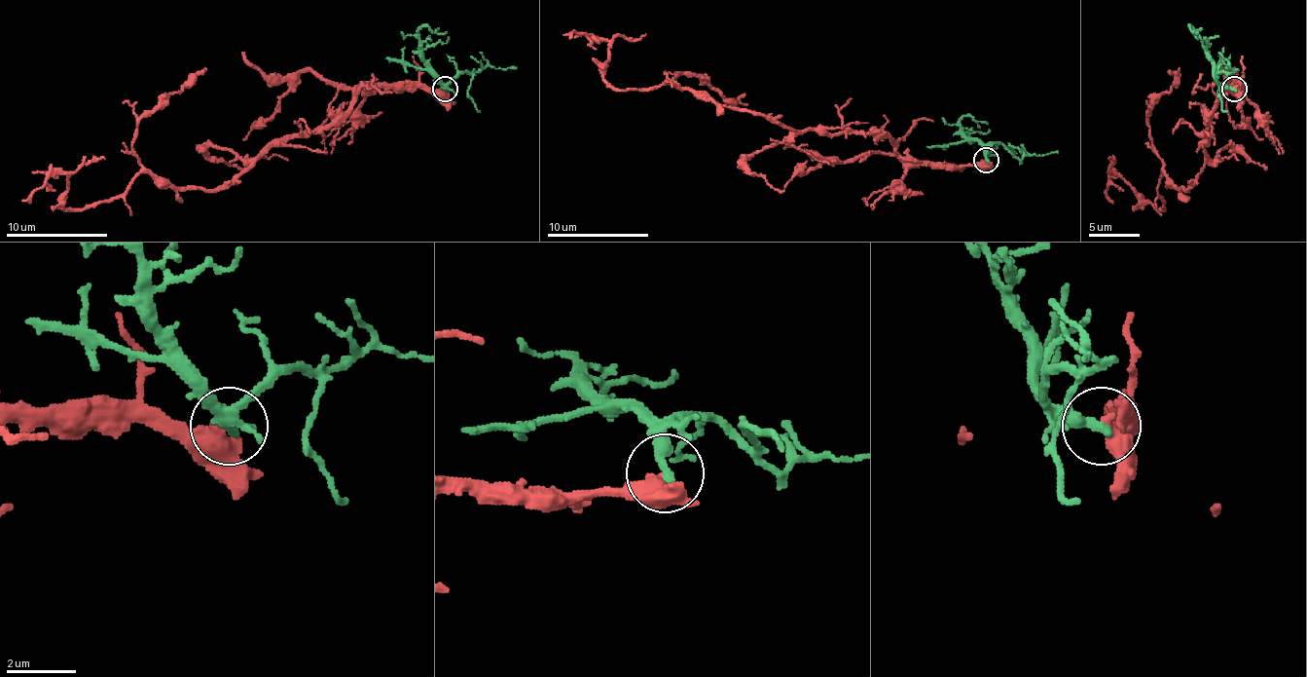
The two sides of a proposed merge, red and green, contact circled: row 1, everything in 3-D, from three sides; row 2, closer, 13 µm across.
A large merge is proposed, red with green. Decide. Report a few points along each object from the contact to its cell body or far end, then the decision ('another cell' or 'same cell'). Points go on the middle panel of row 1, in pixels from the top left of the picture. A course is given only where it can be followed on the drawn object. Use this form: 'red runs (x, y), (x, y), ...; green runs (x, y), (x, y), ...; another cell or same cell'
red runs (986, 159), (909, 164), (887, 135), (790, 131), (663, 83), (614, 90), (607, 42), (568, 39); green runs (986, 159), (986, 151), (965, 133), (961, 121), (970, 116), (975, 121), (988, 123); another cell

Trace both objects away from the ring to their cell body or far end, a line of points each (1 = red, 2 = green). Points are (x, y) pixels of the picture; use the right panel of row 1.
1: (1233, 89), (1210, 111), (1205, 165), (1184, 190), (1164, 172), (1164, 207), (1151, 206), (1113, 174), (1113, 203)
2: (1233, 89), (1225, 89), (1216, 78), (1208, 50), (1190, 27), (1197, 32)

